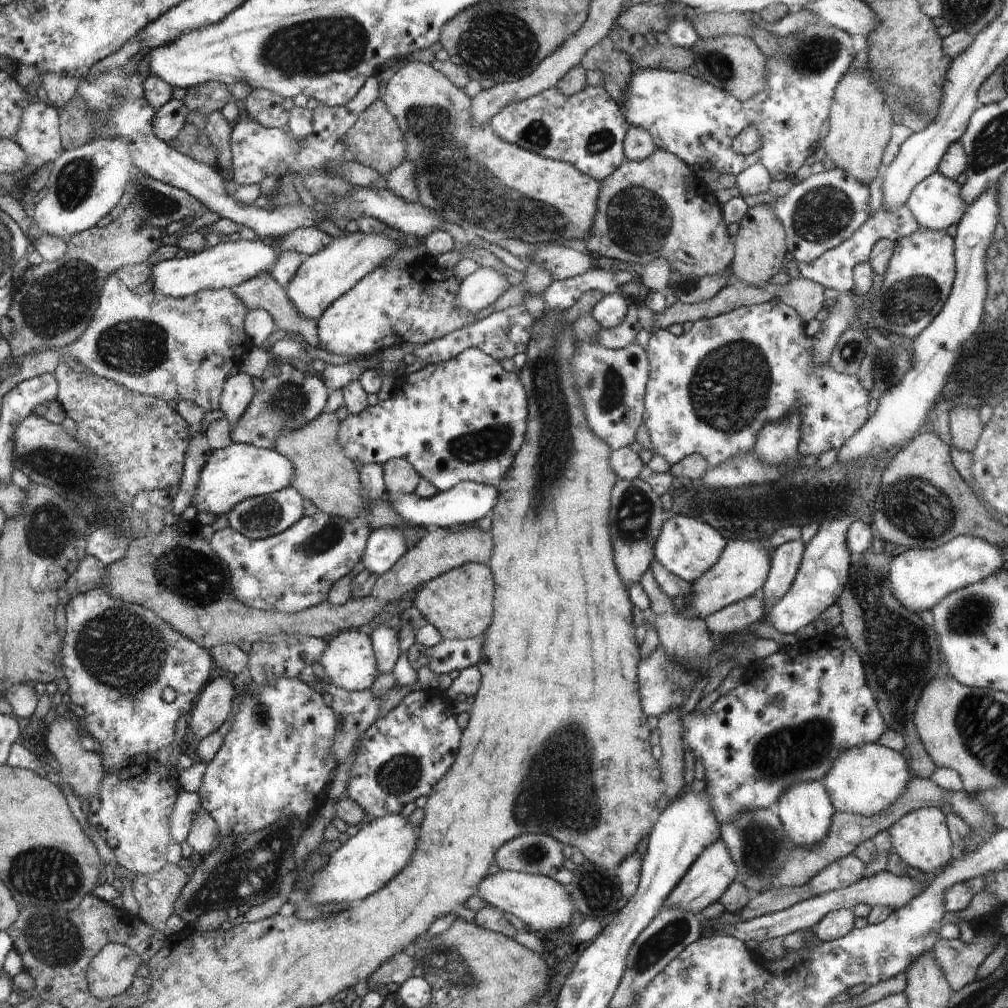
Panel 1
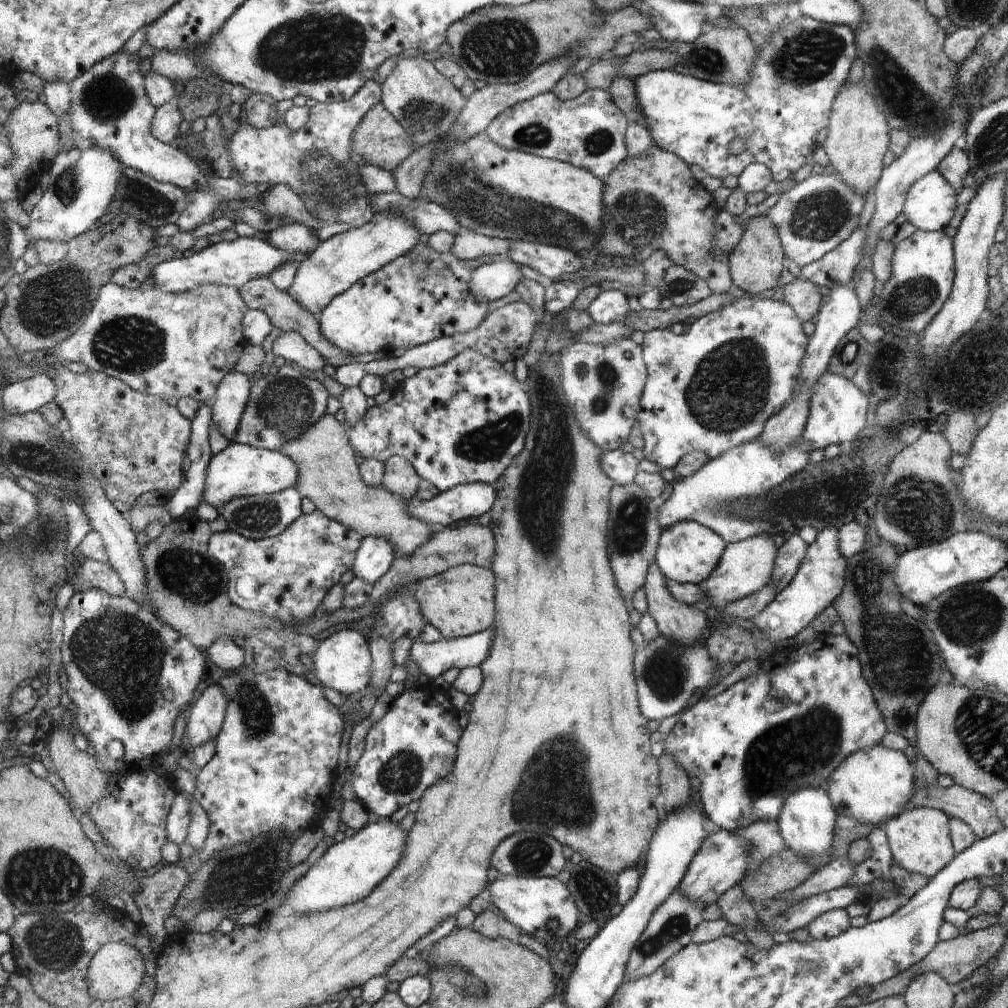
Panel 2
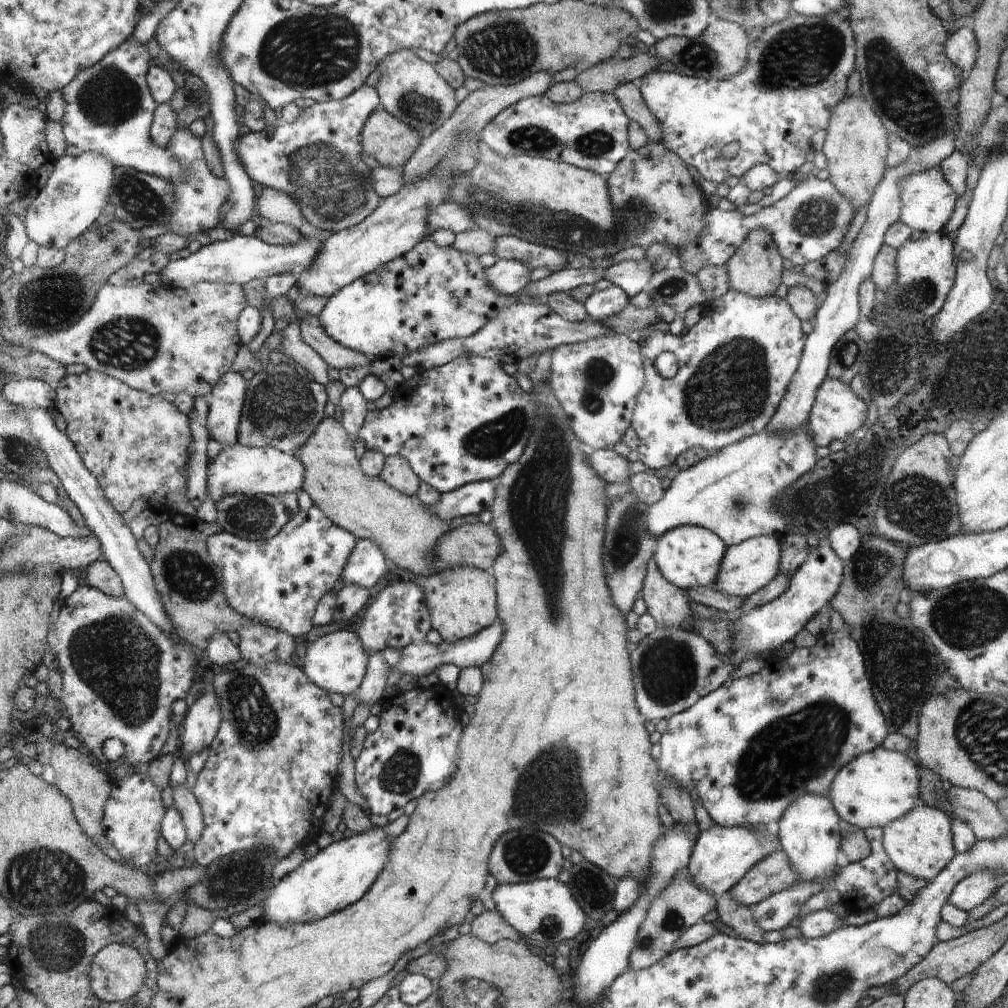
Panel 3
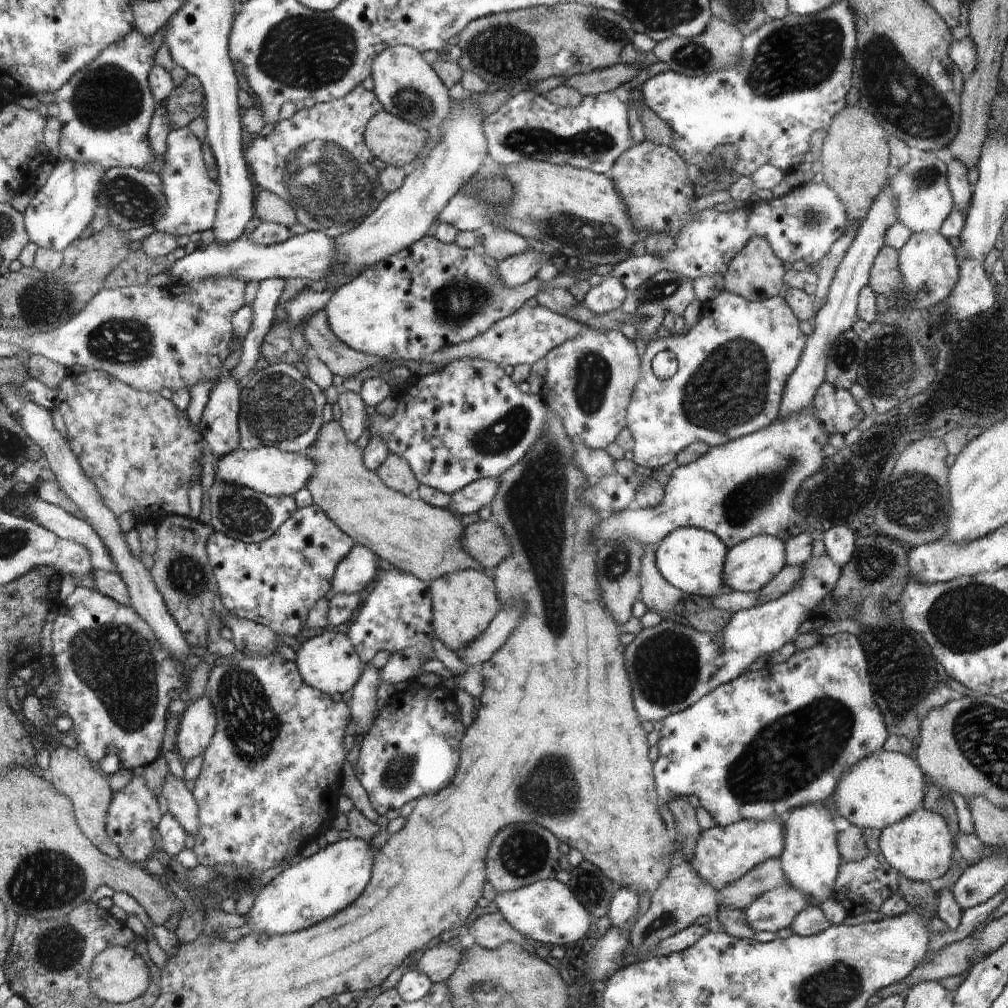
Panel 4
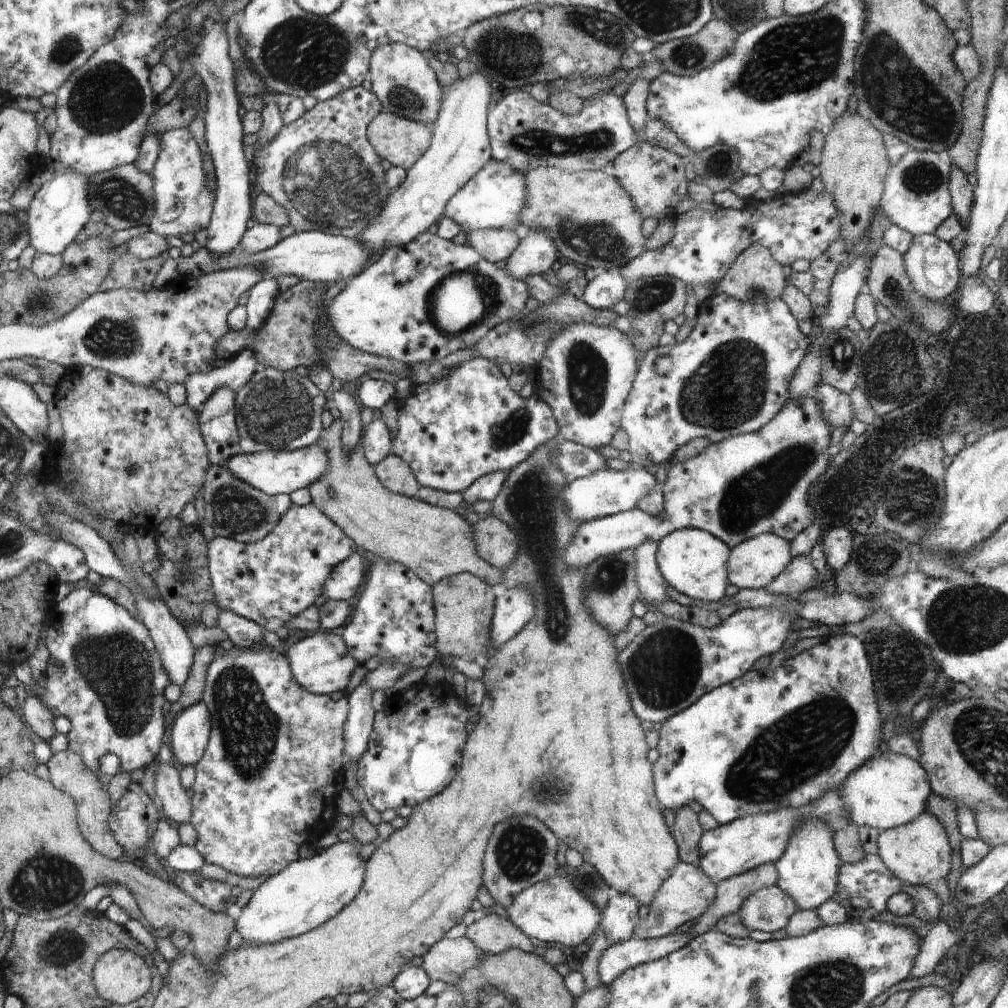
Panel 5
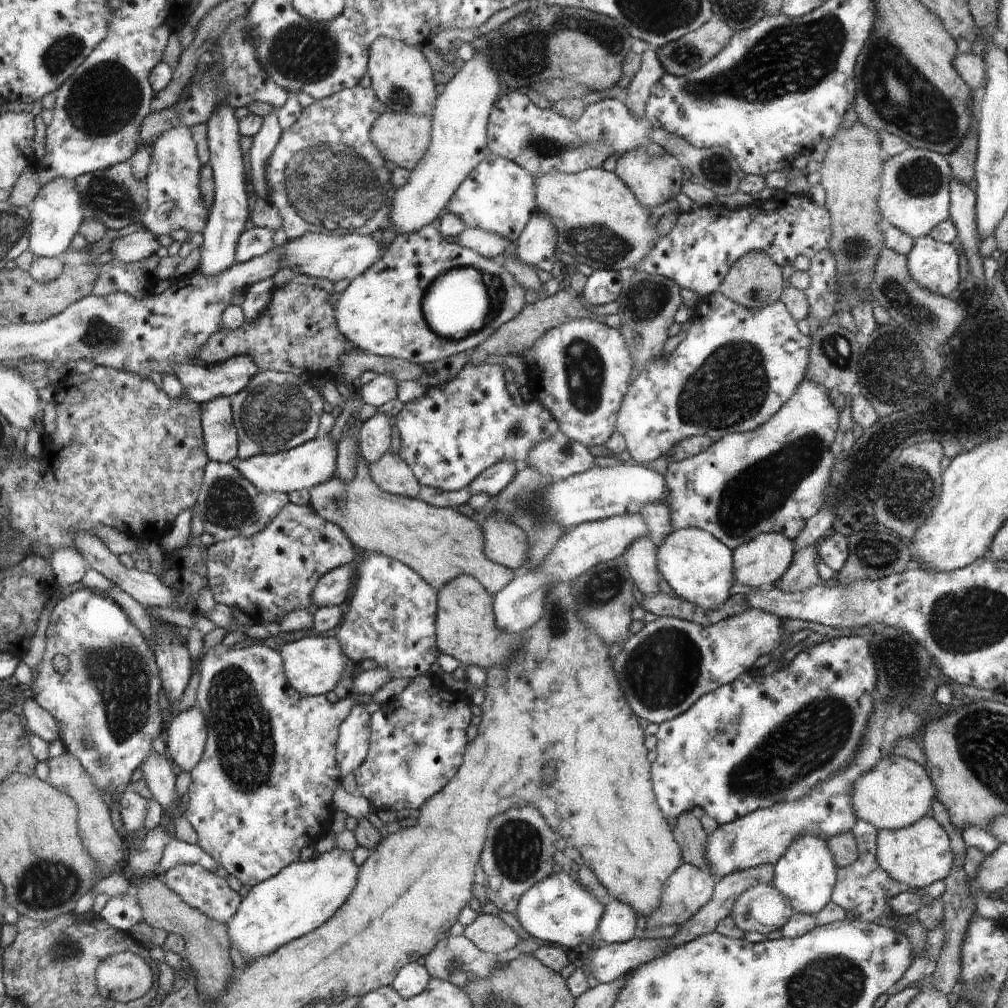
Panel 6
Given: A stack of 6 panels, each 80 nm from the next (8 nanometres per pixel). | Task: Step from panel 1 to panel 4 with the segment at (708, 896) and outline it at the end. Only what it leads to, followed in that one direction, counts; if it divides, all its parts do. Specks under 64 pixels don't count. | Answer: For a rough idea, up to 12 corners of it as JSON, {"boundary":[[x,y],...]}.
{"boundary":[[781,821],[702,831],[690,864],[719,893],[779,858]]}

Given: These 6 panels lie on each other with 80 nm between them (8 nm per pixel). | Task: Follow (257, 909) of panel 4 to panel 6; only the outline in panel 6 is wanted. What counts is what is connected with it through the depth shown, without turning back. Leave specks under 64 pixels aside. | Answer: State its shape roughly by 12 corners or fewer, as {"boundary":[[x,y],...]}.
{"boundary":[[340,847],[255,884],[227,922],[248,962],[312,933],[359,866]]}

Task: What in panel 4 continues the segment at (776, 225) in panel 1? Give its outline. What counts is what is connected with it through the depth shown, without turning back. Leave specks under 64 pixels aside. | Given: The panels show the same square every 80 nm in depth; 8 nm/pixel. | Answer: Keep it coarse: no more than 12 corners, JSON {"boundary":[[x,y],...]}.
{"boundary":[[754,236],[723,275],[725,291],[763,301],[779,294],[783,263]]}

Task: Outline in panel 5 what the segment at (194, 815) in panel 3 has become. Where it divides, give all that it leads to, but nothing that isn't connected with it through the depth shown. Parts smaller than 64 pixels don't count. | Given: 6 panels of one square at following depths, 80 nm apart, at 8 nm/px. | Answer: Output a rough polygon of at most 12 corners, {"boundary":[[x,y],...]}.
{"boundary":[[159,762],[155,791],[170,820],[190,823],[191,797],[174,765]]}

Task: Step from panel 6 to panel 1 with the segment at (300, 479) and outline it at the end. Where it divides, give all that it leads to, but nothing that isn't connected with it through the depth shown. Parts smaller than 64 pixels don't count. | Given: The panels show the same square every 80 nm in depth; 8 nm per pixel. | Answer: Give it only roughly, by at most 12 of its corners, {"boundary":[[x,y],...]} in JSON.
{"boundary":[[275,449],[212,451],[192,505],[216,517],[291,486]]}

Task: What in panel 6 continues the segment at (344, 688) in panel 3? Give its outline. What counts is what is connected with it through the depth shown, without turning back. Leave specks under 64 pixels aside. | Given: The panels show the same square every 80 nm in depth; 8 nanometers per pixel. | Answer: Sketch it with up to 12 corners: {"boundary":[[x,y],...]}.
{"boundary":[[336,636],[285,644],[290,686],[301,695],[334,690],[349,660]]}

